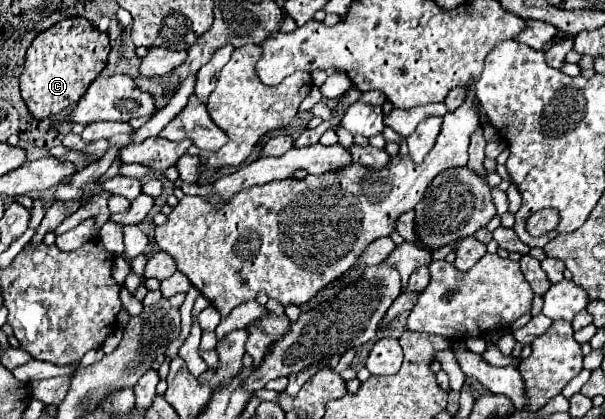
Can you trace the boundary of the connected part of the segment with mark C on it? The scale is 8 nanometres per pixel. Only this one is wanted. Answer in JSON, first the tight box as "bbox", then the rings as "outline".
{"bbox":[21,17,109,121],"outline":[[[83,17],[65,19],[37,35],[27,49],[25,69],[21,75],[21,97],[31,115],[41,121],[77,105],[91,81],[95,81],[105,69],[109,51],[109,35],[93,29],[93,25]]]}

